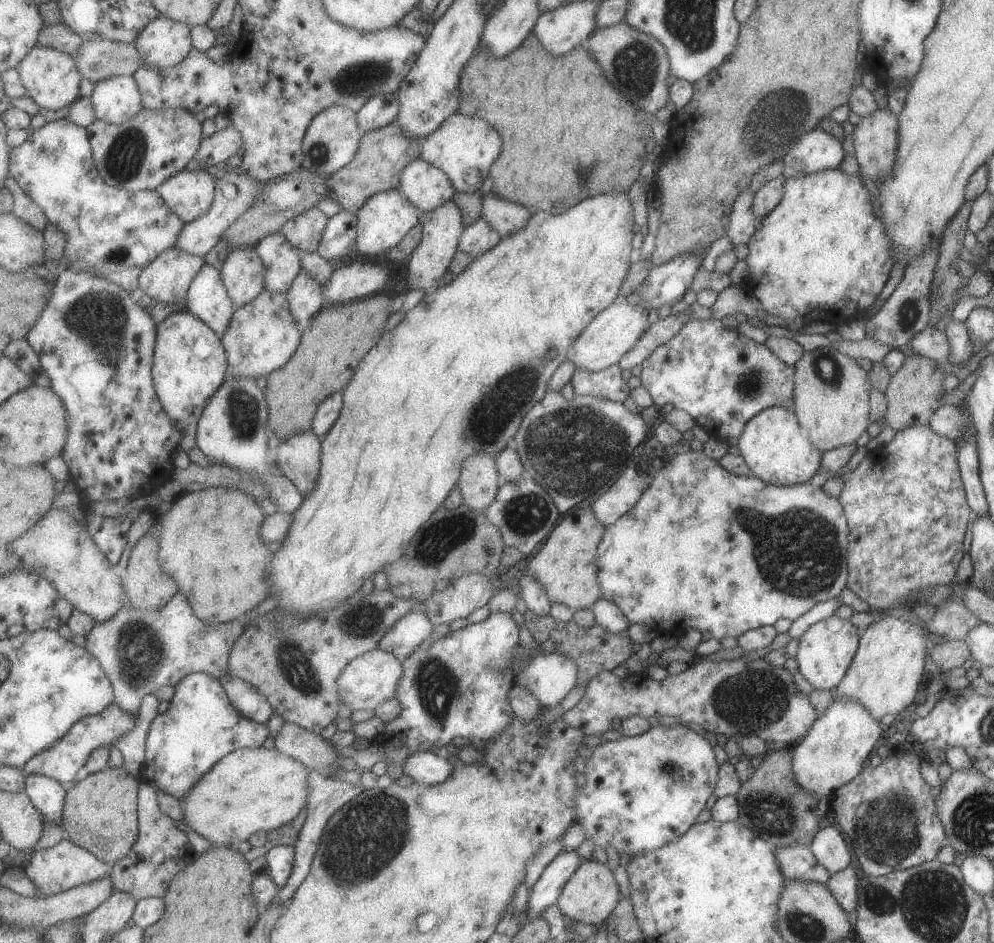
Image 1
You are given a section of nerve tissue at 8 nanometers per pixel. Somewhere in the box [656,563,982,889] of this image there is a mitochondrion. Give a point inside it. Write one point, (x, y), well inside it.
(887, 826)

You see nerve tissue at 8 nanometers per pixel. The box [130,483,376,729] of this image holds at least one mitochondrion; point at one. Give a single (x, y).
(294, 666)

